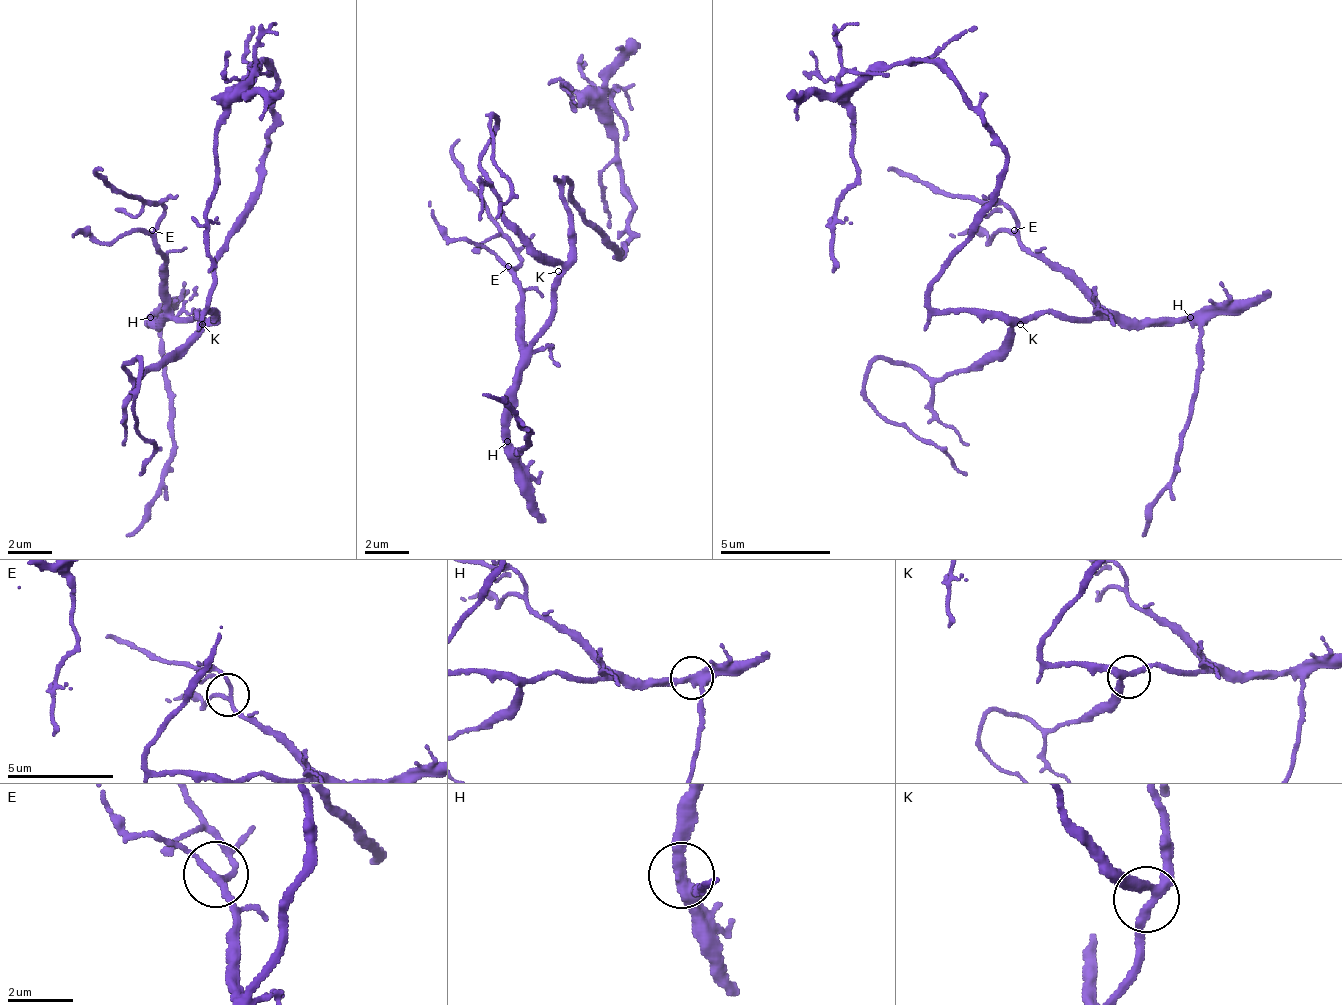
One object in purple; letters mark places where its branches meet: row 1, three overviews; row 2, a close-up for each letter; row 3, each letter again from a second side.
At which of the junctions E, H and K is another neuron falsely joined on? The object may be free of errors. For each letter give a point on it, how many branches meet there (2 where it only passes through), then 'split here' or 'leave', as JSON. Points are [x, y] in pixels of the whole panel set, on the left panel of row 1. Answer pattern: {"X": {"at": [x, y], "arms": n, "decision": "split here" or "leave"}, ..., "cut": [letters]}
{"E": {"at": [152, 230], "arms": 3, "decision": "leave"}, "H": {"at": [150, 317], "arms": 3, "decision": "leave"}, "K": {"at": [202, 324], "arms": 3, "decision": "leave"}, "cut": []}

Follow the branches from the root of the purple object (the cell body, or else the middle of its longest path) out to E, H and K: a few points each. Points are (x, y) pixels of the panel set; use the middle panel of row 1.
E: (569, 194), (569, 183), (564, 183), (569, 260), (558, 282), (558, 310), (525, 349), (519, 282), (508, 266)
H: (569, 194), (564, 183), (569, 260), (558, 282), (558, 310), (508, 393), (508, 443)
K: (569, 194), (569, 183), (564, 183), (564, 210), (569, 216), (569, 260), (558, 271)

